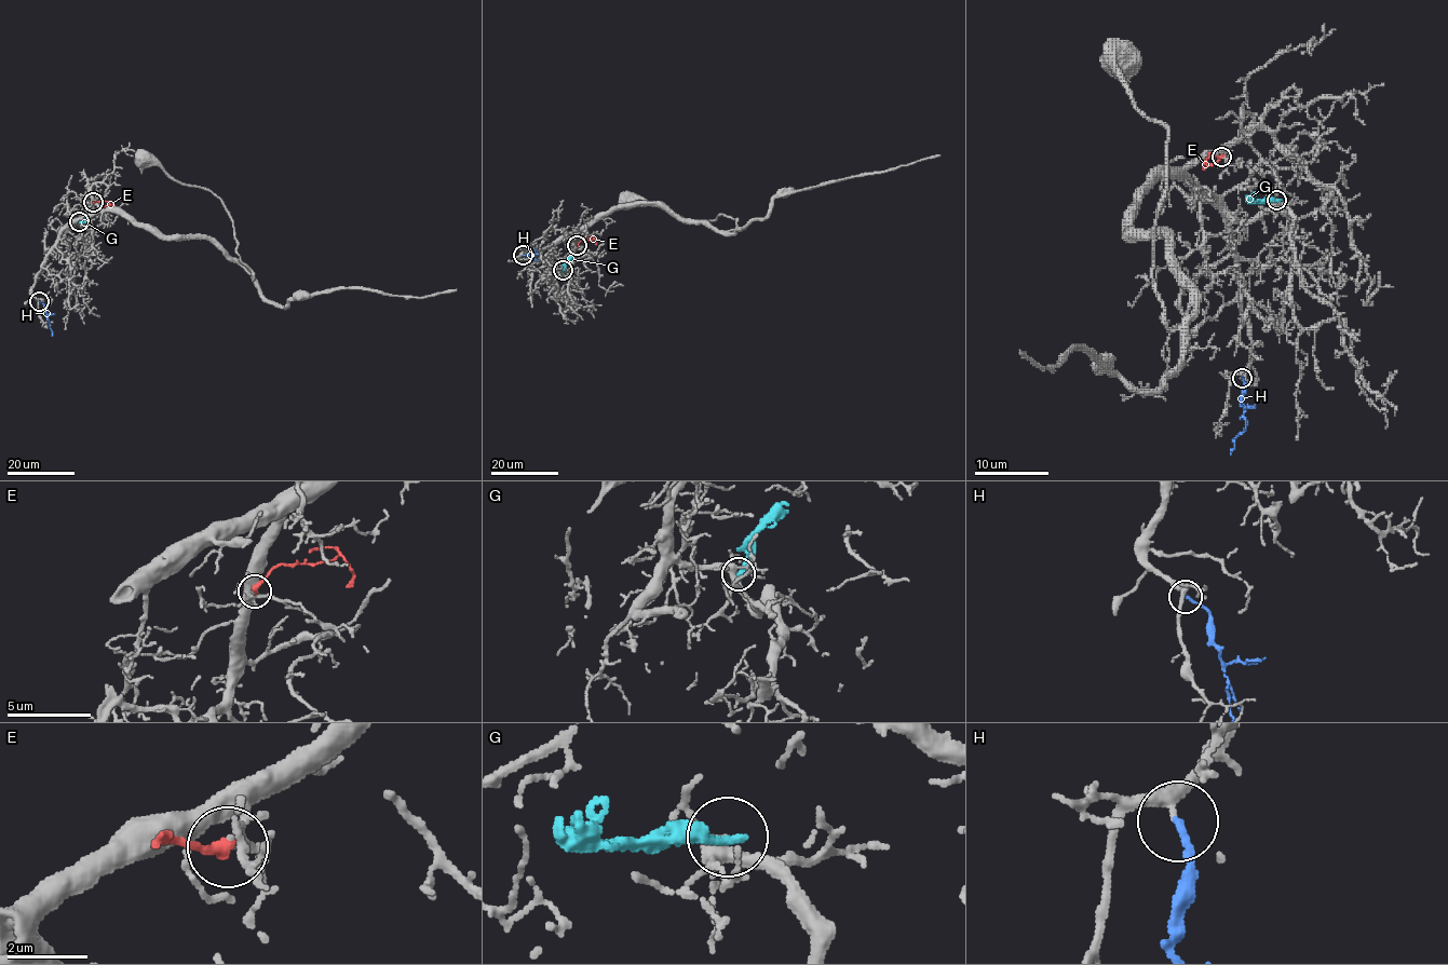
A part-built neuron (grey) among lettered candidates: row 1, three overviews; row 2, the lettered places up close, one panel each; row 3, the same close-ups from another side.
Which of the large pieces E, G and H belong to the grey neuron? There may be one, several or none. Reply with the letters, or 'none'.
E, H

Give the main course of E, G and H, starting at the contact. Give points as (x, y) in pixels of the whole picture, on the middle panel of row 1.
E: (577, 245), (582, 240), (593, 239), (595, 244)
G: (563, 270), (572, 256)
H: (523, 255), (531, 257), (536, 249)

